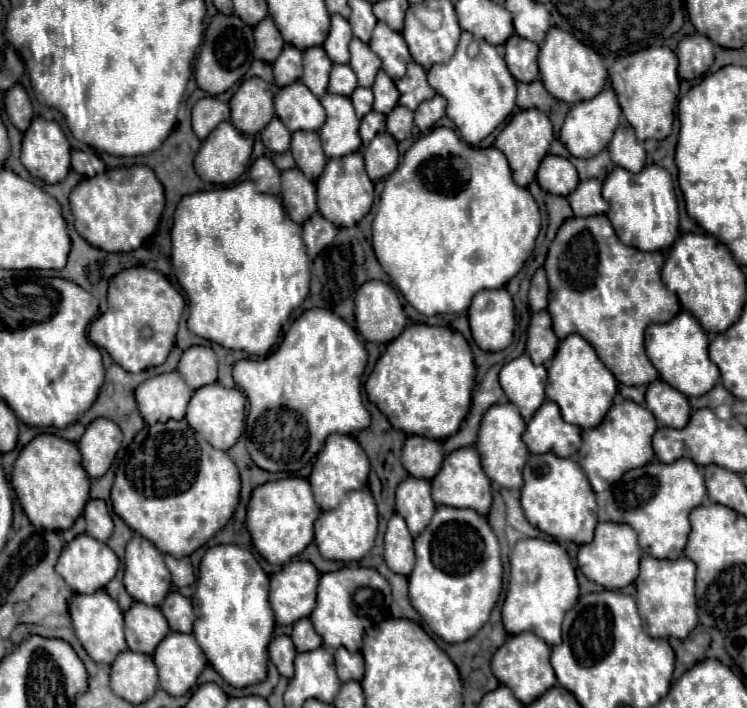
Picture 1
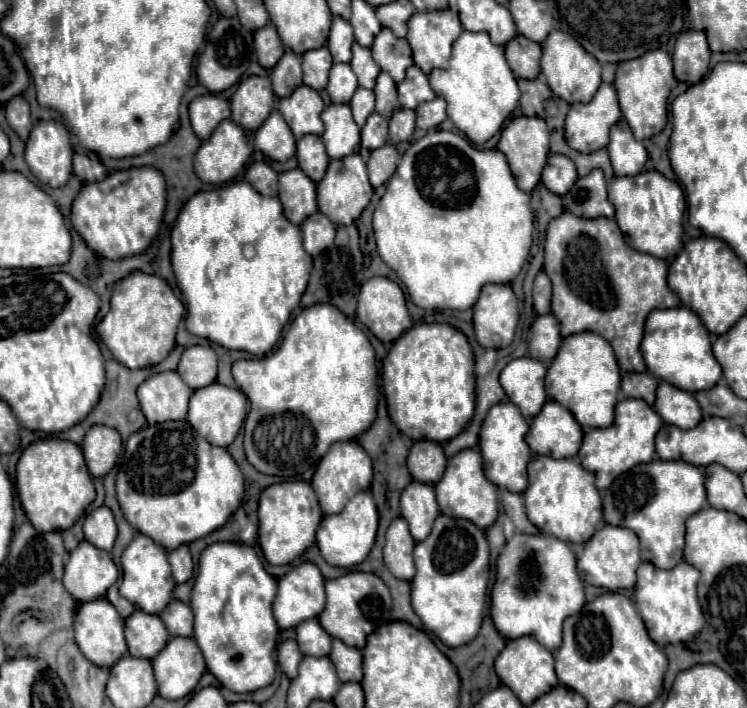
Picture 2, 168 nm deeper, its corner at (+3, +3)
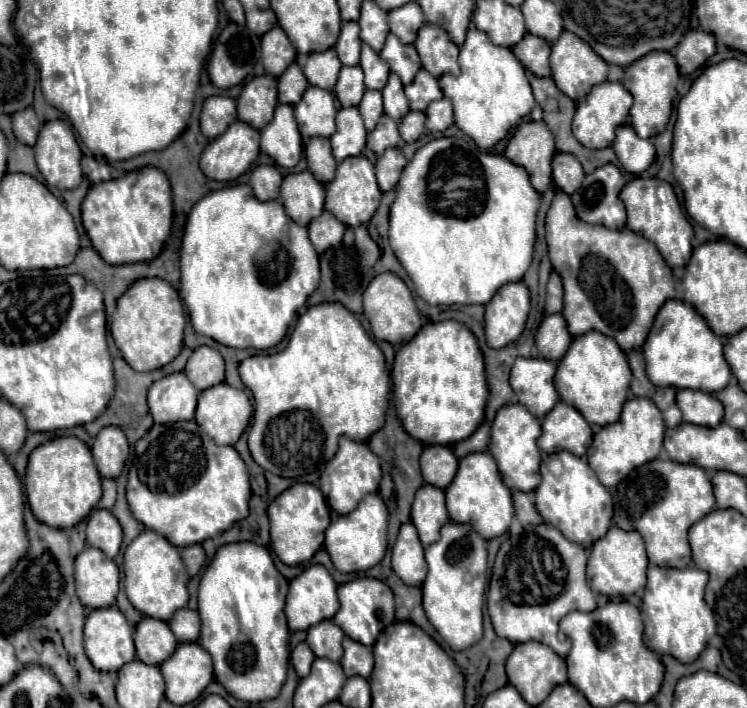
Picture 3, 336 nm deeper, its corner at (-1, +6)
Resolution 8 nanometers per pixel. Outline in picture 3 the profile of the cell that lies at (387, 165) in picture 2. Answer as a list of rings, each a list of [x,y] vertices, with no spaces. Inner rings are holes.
[[[387,149],[377,159],[375,175],[377,175],[381,191],[395,189],[395,185],[399,183],[399,175],[401,175],[401,171],[403,171],[405,165],[407,165],[407,159],[403,157],[403,153],[399,149]]]

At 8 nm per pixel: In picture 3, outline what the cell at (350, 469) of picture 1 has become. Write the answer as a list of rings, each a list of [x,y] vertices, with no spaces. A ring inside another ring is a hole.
[[[341,439],[335,459],[331,459],[325,465],[325,471],[319,479],[319,487],[321,487],[321,493],[327,501],[327,505],[335,513],[347,515],[361,503],[363,495],[377,491],[379,481],[381,481],[379,457],[369,449],[369,445],[367,443],[355,443],[353,439]]]

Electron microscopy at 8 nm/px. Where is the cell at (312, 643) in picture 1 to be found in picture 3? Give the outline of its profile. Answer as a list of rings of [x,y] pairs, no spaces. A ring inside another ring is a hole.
[[[321,621],[313,627],[309,627],[307,645],[311,647],[311,651],[317,657],[325,657],[325,659],[339,663],[343,657],[343,647],[341,647],[343,637],[345,637],[345,633],[333,621]]]

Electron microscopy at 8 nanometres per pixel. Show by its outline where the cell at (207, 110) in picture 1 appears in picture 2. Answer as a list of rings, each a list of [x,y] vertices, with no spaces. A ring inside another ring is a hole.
[[[205,94],[205,96],[197,96],[191,104],[189,104],[189,118],[191,118],[191,126],[193,132],[201,138],[207,140],[211,136],[211,132],[215,130],[215,126],[221,120],[227,120],[231,116],[229,110],[229,102],[215,96],[215,94]]]

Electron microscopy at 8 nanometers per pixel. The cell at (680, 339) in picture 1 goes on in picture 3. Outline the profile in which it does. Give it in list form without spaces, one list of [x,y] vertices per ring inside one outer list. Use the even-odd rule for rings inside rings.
[[[669,299],[659,309],[651,333],[643,343],[643,357],[651,383],[675,389],[721,391],[731,379],[731,367],[723,357],[721,339],[709,329],[705,319],[685,301]]]

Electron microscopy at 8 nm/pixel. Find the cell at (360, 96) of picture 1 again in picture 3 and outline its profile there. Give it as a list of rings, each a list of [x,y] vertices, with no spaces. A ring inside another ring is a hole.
[[[365,91],[361,103],[359,103],[359,113],[365,121],[365,129],[373,131],[379,117],[383,115],[383,97],[379,91]]]

